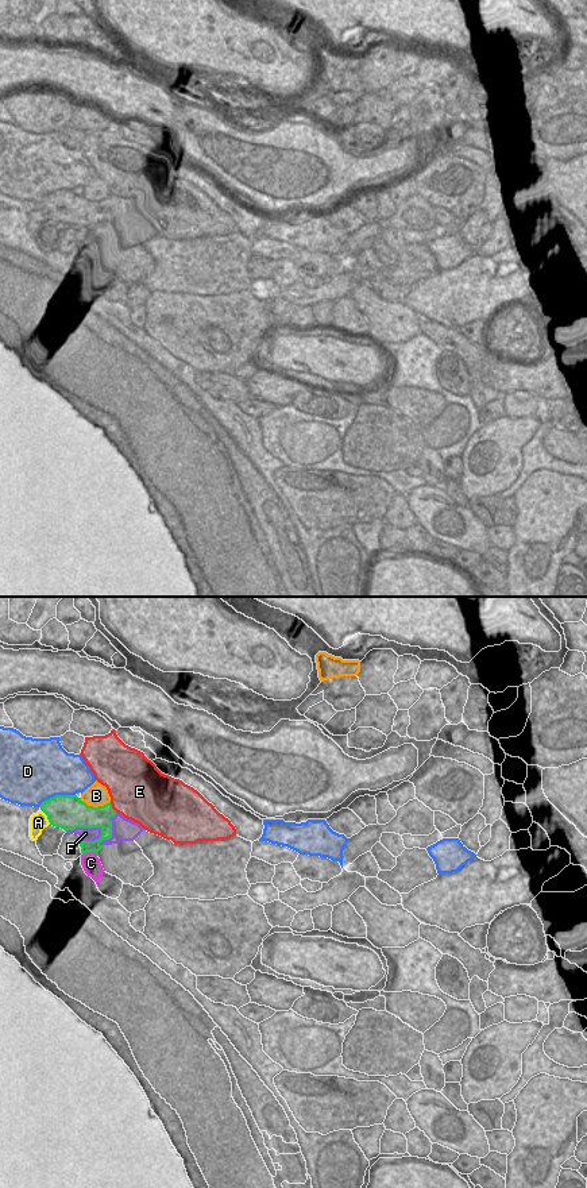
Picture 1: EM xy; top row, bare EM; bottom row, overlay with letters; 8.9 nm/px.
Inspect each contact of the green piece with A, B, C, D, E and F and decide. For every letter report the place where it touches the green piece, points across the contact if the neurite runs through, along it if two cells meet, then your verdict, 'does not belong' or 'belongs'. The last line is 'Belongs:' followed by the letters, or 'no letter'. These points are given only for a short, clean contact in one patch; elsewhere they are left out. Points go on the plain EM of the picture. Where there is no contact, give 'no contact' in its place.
A: xy (47, 212) | does not belong
B: xy (95, 203) | along xy (80, 193), (93, 201), (103, 201), (109, 197) | does not belong
C: xy (89, 246) | along xy (96, 249), (87, 247), (82, 250) | does not belong
D: xy (56, 191) | does not belong
E: xy (111, 203) | does not belong
F: xy (85, 222) | belongs
Belongs: F

